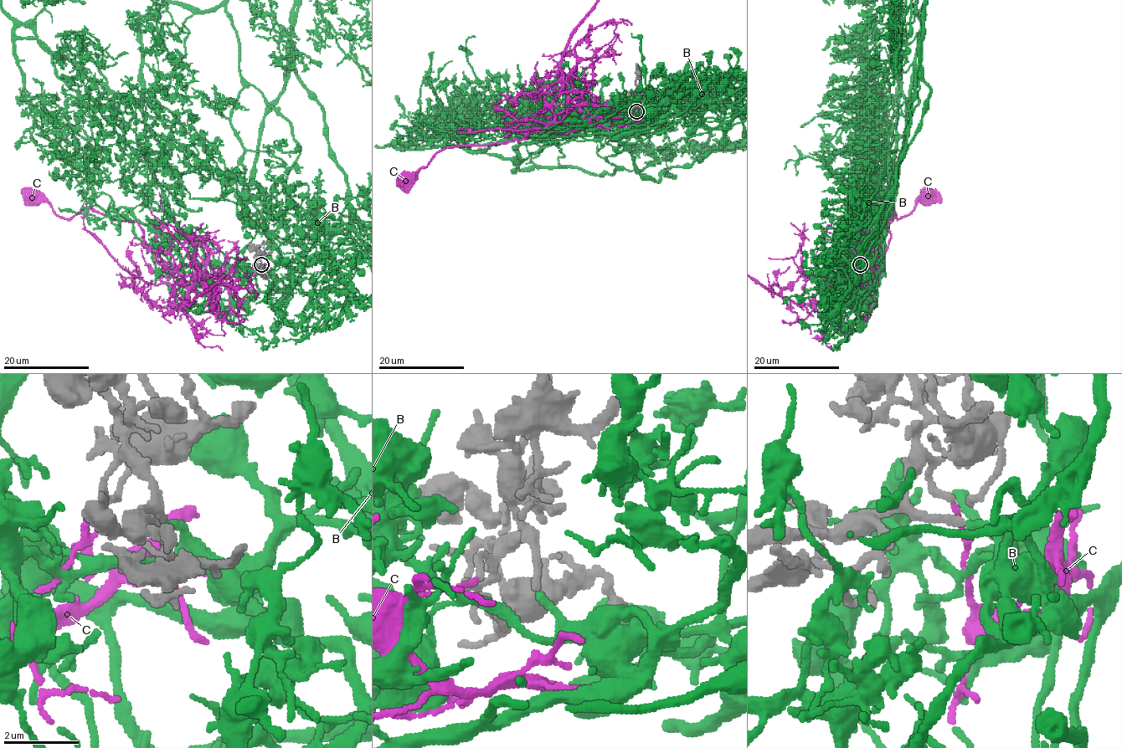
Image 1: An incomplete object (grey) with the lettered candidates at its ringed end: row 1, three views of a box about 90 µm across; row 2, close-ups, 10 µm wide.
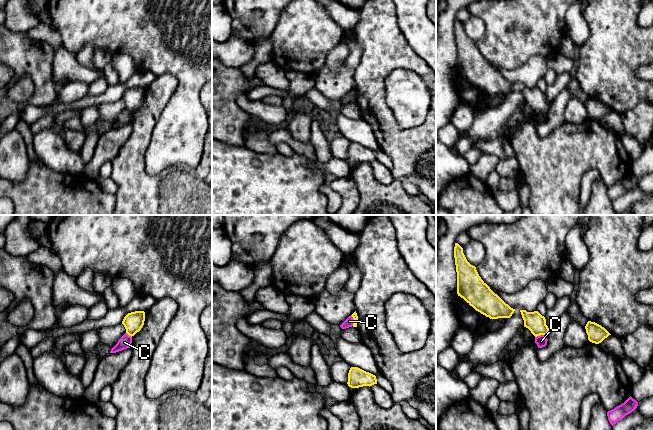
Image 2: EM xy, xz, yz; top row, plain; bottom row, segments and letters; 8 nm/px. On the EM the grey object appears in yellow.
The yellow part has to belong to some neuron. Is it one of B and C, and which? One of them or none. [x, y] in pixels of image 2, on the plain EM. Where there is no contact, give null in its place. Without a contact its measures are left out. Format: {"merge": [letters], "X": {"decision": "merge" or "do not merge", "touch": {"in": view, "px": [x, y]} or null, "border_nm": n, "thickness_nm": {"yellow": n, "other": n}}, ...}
{"merge": ["B"], "B": {"decision": "merge", "touch": null}, "C": {"decision": "do not merge", "touch": {"in": "yz", "px": [540, 110]}, "border_nm": 100, "thickness_nm": {"yellow": 160, "other": 90}}}

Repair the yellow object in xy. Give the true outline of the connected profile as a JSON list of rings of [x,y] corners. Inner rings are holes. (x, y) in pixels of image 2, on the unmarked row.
[[[135,87],[128,89],[124,93],[122,100],[126,105],[126,109],[132,113],[141,106],[141,104],[144,101],[144,97],[145,97],[145,88]]]

